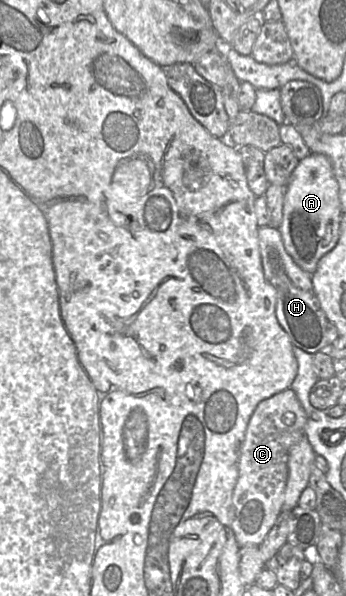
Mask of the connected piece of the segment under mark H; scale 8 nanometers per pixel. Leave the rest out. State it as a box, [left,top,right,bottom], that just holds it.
[258,226,329,355]

